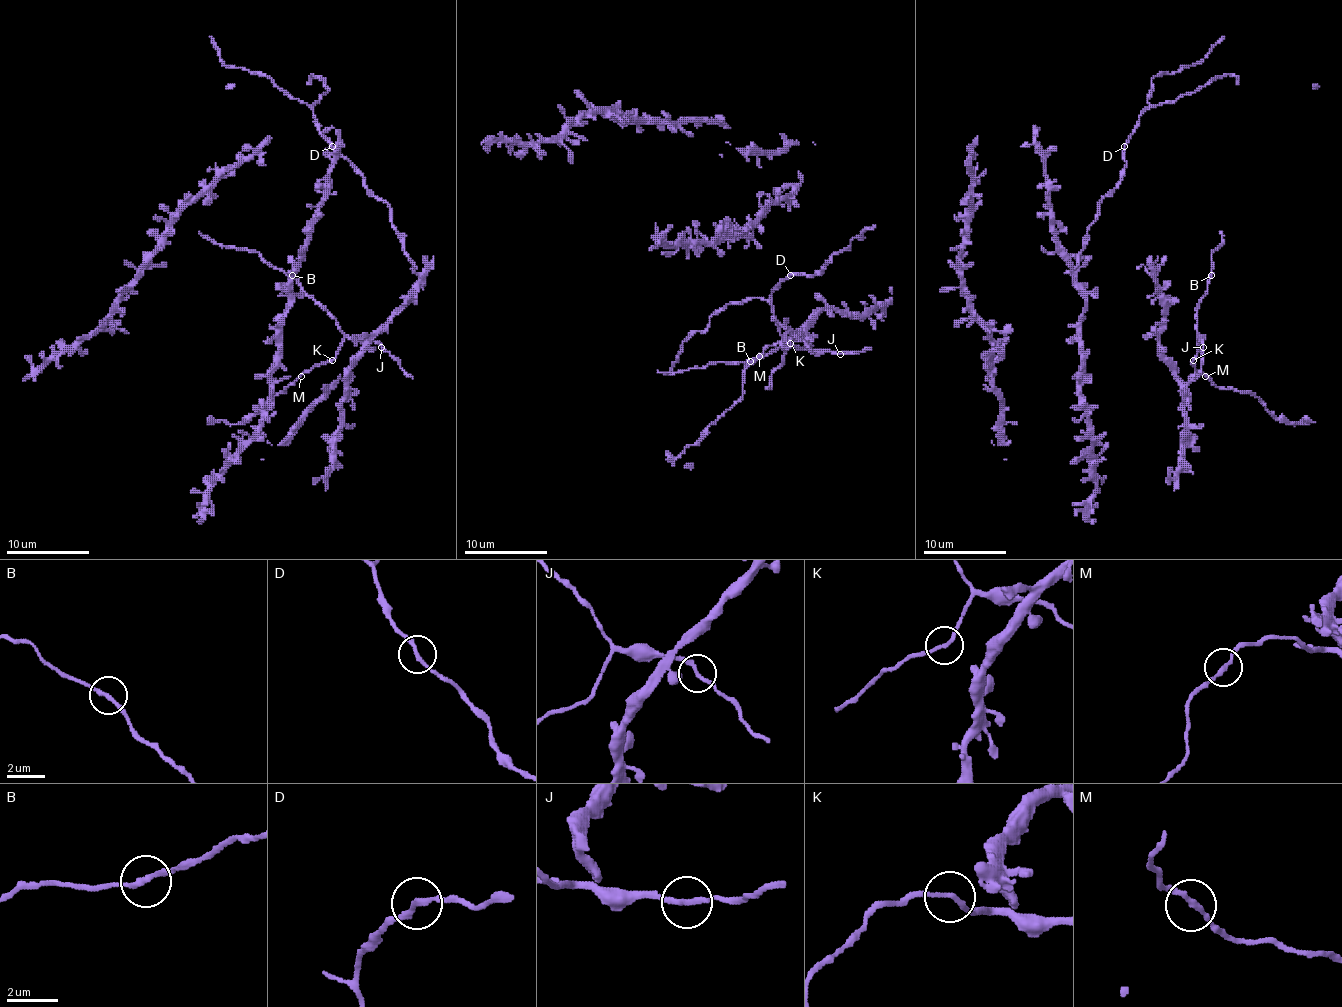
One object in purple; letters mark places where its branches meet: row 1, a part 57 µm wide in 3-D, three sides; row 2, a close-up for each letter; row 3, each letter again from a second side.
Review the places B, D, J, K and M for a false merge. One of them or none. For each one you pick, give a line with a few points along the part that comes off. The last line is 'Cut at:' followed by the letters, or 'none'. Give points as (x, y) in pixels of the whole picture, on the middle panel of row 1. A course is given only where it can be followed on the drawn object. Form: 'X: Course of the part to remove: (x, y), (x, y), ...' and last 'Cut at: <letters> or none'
Cut at: none

